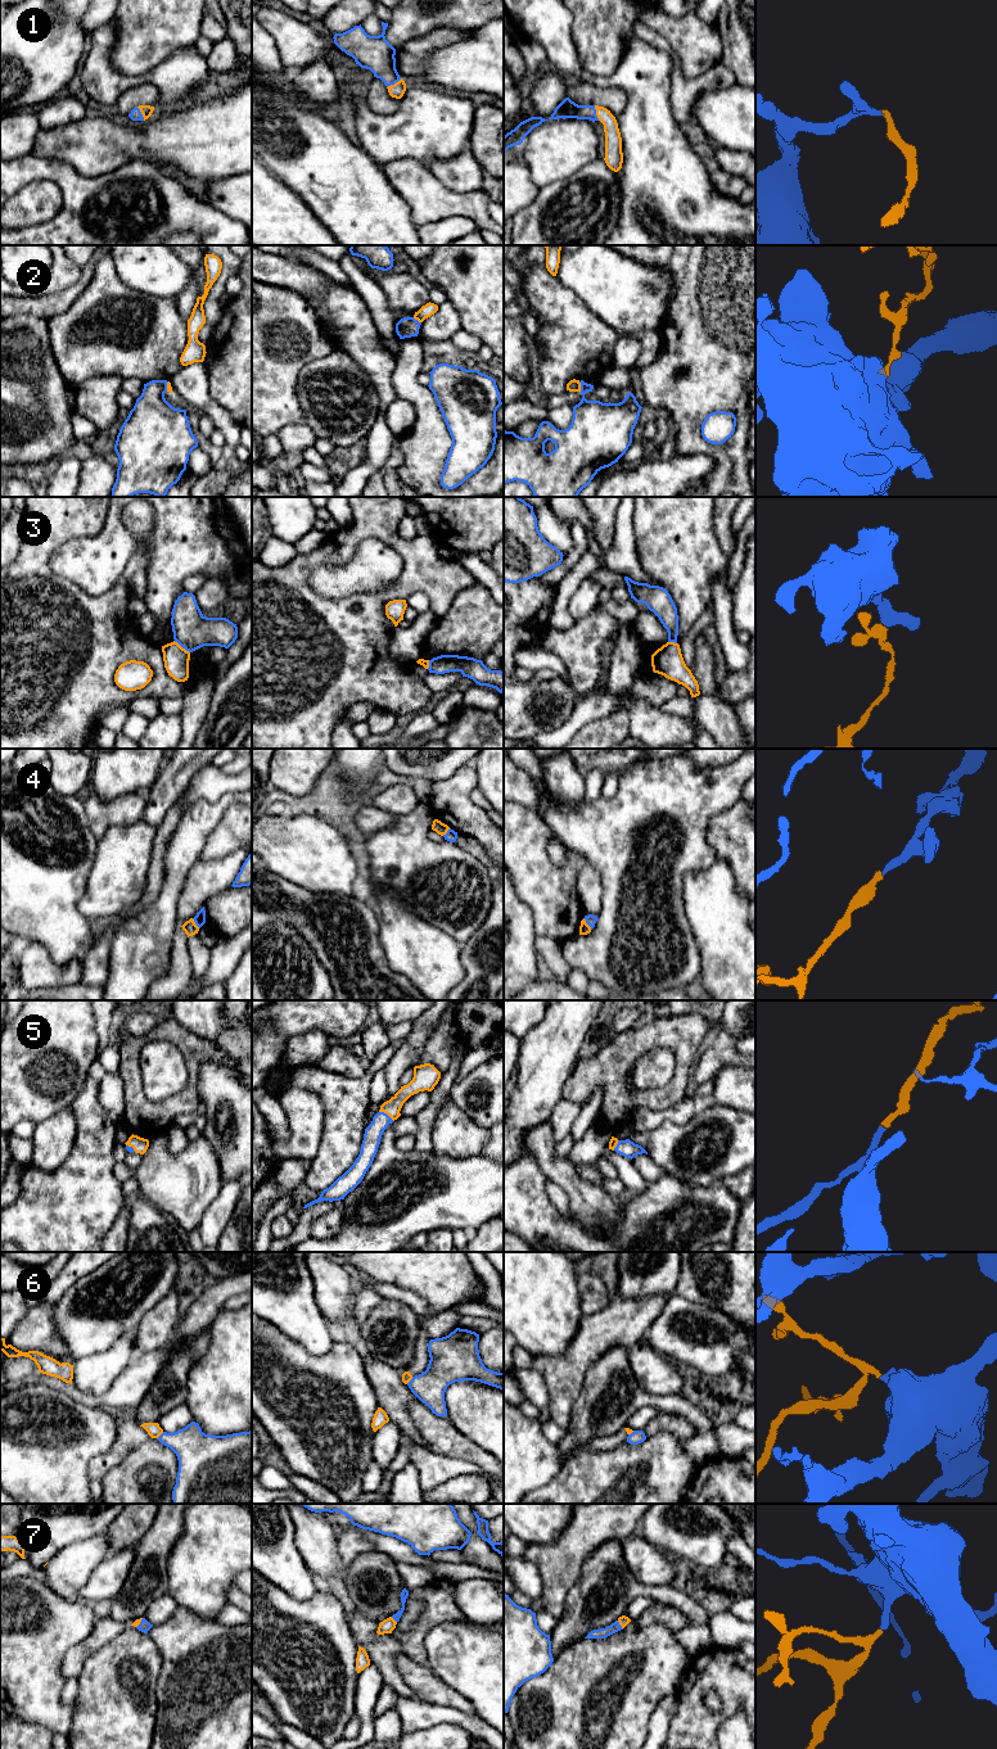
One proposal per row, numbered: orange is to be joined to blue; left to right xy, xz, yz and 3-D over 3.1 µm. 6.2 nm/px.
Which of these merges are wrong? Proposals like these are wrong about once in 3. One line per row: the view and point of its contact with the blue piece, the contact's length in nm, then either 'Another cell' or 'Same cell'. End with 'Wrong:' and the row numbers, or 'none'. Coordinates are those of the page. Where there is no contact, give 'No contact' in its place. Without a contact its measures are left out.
1: Touches blue at yz (595, 113). Shared border 100 nm. Same cell
2: Touches blue at yz (581, 387). Shared border 70 nm. Another cell
3: Touches blue at xy (181, 646). Shared border 130 nm. Another cell
4: Touches blue at yz (586, 922). Shared border 90 nm. Same cell
5: Touches blue at xz (387, 1115). Shared border 110 nm. Same cell
6: Touches blue at xy (159, 1436). Shared border 60 nm. Another cell
7: Touches blue at yz (619, 1625). Shared border 70 nm. Same cell
Wrong: 2, 3, 6

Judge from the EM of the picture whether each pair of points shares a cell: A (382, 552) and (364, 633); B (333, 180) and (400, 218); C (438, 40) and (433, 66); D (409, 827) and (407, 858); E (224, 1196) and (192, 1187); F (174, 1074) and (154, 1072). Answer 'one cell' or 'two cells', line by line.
A: two cells
B: one cell
C: two cells
D: one cell
E: two cells
F: one cell

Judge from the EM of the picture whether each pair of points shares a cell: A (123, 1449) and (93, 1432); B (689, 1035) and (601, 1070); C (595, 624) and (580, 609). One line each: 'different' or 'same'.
A: different
B: same
C: different

